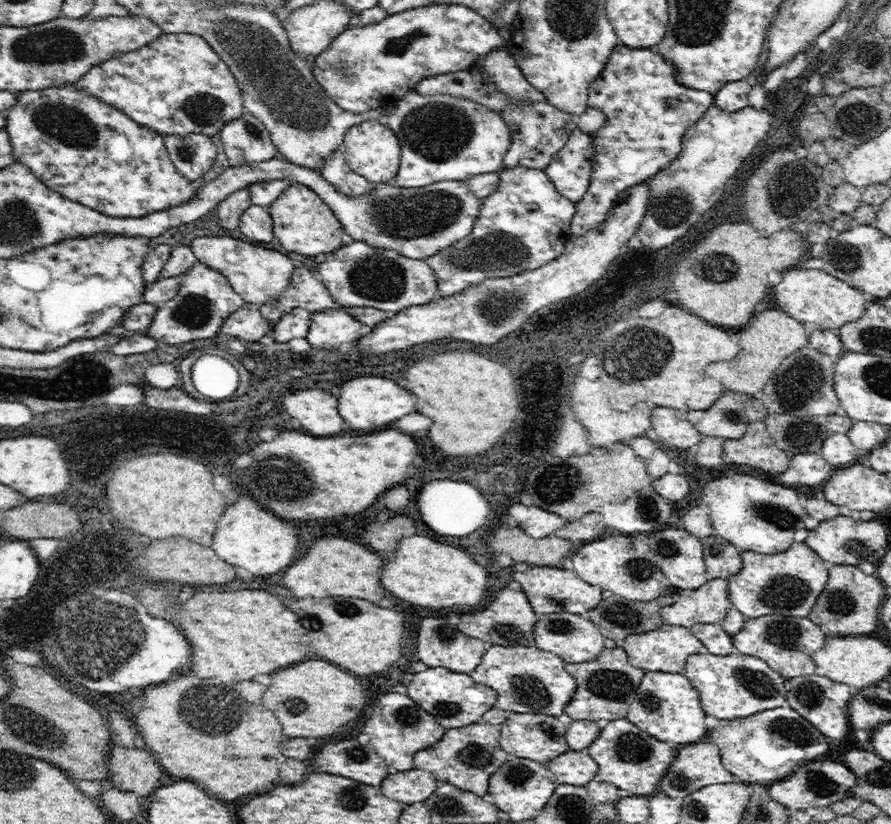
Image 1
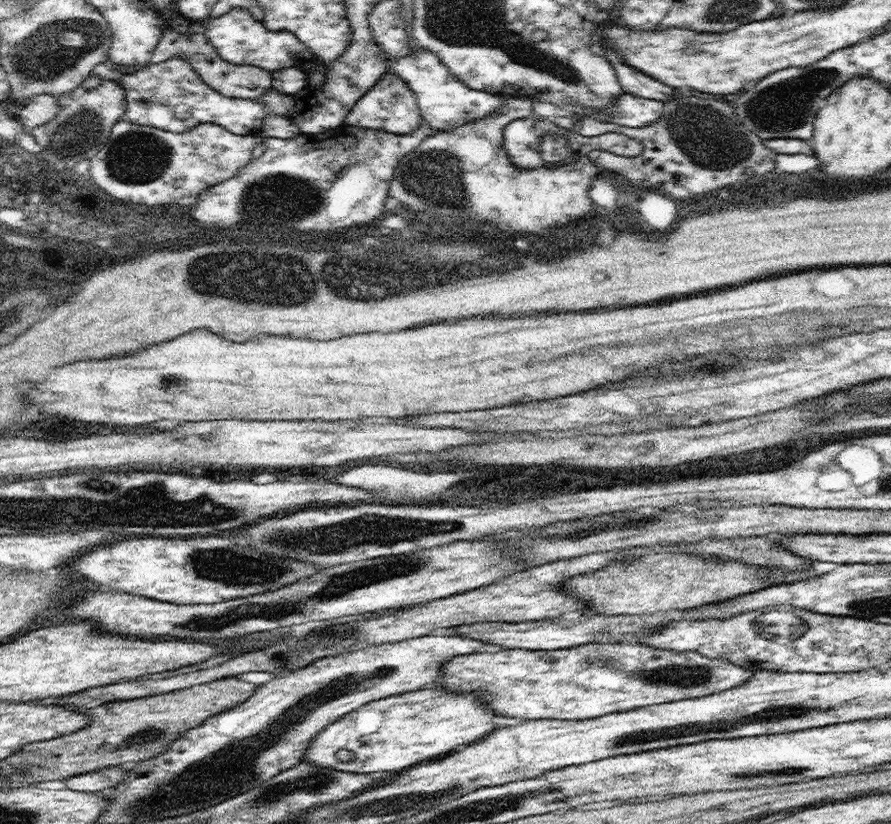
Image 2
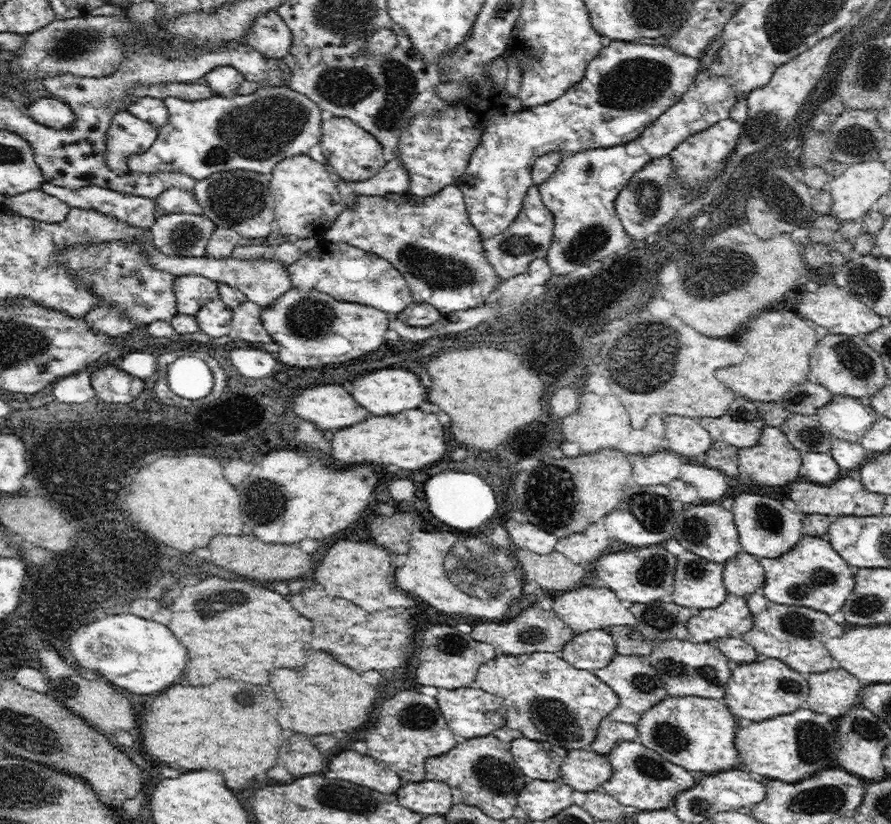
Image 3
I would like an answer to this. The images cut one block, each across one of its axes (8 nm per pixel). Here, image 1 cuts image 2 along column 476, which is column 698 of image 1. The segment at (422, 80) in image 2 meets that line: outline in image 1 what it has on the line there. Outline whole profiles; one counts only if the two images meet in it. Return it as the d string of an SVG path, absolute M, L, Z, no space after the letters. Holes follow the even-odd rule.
M619 44L614 47L610 58L598 78L589 86L588 108L598 108L606 114L606 124L590 134L594 147L594 168L590 174L590 184L586 194L575 203L576 212L571 220L571 234L582 236L590 228L606 220L614 200L620 191L632 185L648 181L672 162L681 151L683 136L697 124L710 106L715 95L703 90L690 88L677 79L676 67L656 51L656 48L630 48Z

